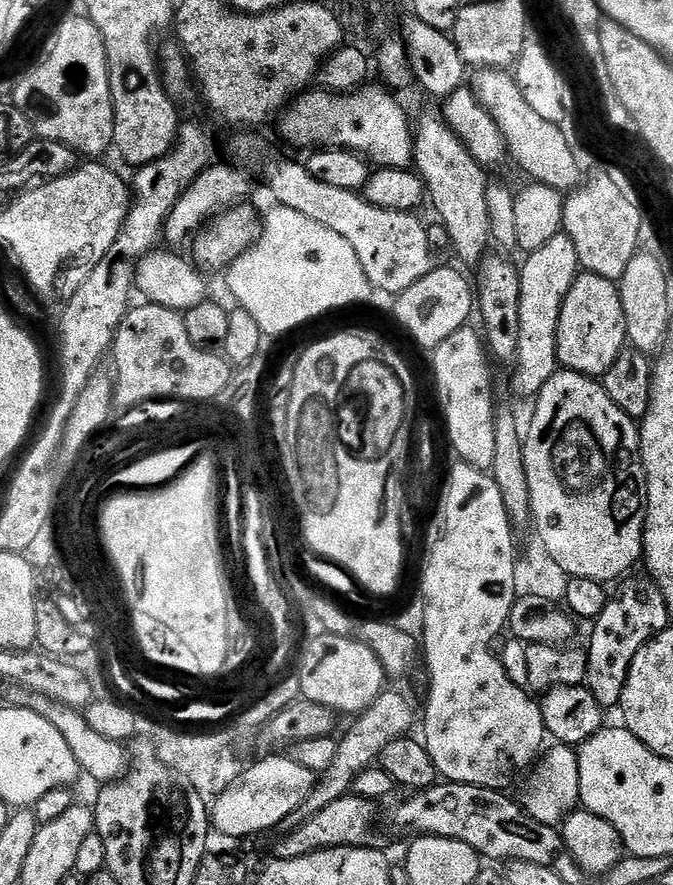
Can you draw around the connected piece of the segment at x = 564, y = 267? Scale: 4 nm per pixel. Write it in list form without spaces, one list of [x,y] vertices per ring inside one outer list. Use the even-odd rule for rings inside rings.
[[[563,234],[550,238],[542,250],[527,253],[528,260],[519,269],[520,273],[520,329],[518,330],[518,354],[514,371],[516,377],[512,384],[524,396],[535,398],[540,395],[542,386],[550,382],[550,378],[558,371],[558,361],[556,358],[556,339],[558,338],[558,322],[562,314],[562,306],[566,294],[570,294],[570,286],[576,281],[578,273],[581,271],[578,250],[574,250],[574,242],[570,237]]]

